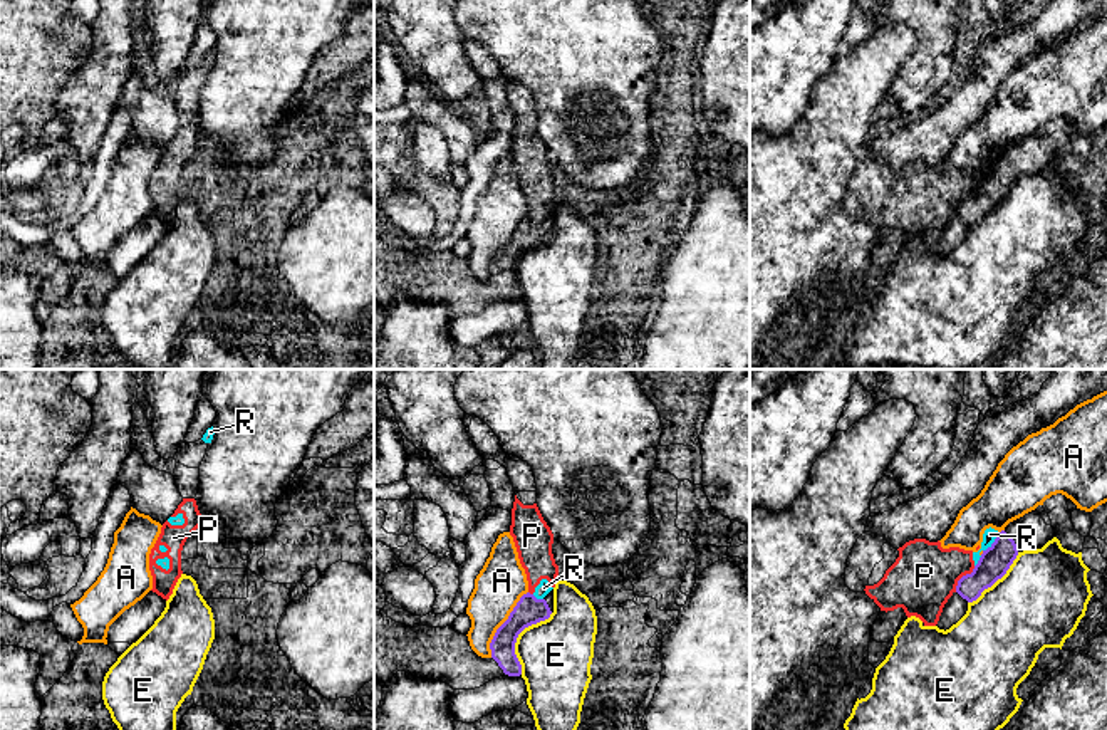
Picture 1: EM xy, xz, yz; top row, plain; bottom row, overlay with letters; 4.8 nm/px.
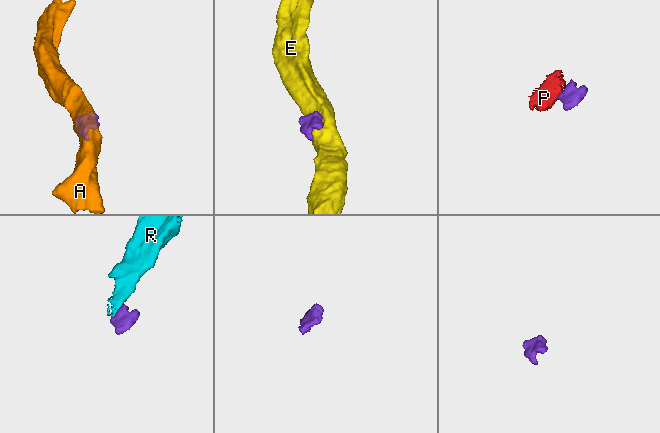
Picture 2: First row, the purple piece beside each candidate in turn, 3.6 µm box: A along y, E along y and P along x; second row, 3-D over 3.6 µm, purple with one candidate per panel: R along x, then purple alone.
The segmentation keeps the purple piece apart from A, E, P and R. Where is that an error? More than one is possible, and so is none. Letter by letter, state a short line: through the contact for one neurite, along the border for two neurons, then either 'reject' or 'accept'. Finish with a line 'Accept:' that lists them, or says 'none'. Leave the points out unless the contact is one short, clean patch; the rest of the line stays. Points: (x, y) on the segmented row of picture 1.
A: reject
E: reject
P: yz (975, 566), (958, 581), (955, 591) | reject
R: yz (1000, 532), (983, 551) | reject
Accept: none

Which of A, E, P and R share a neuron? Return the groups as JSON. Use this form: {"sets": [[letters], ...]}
{"sets": [["A"], ["E"], ["P", "R"]]}

